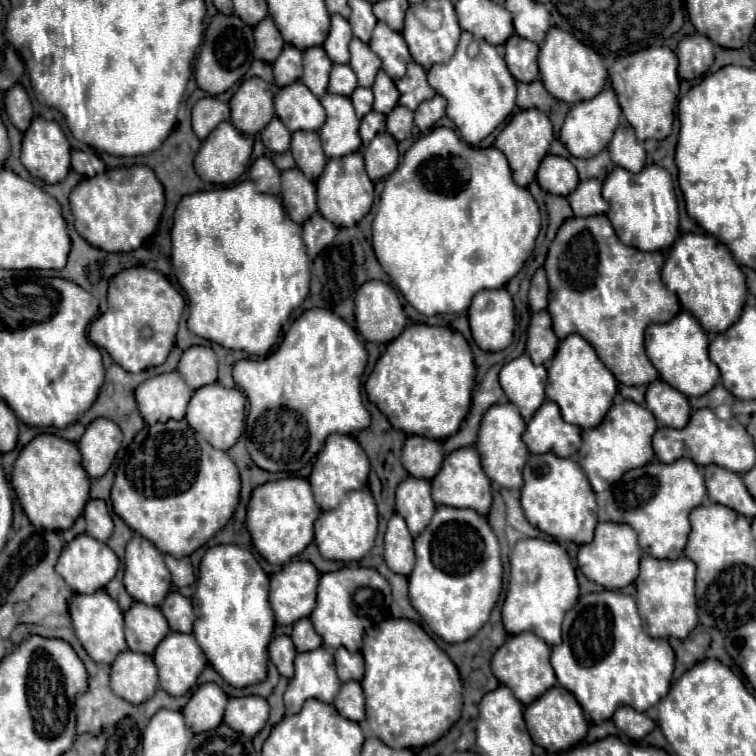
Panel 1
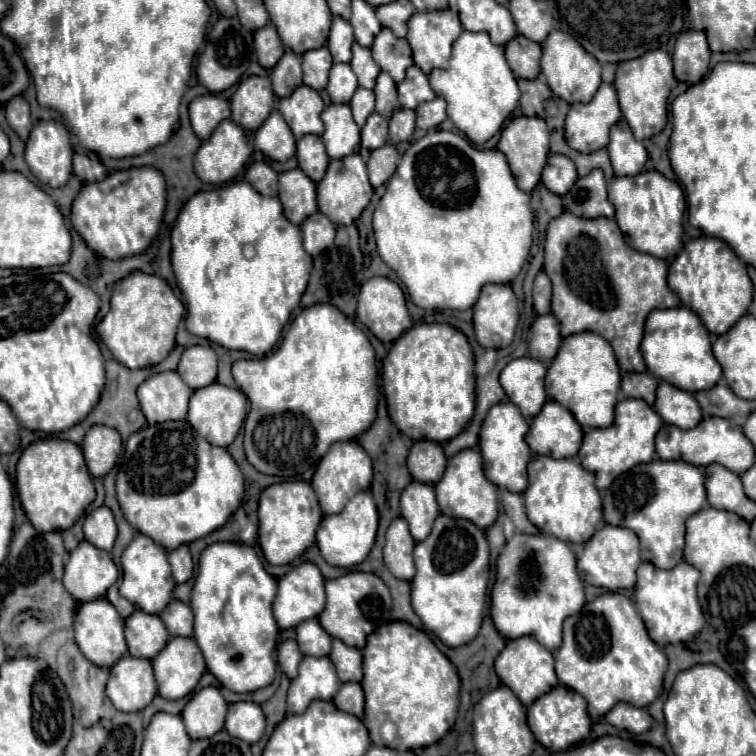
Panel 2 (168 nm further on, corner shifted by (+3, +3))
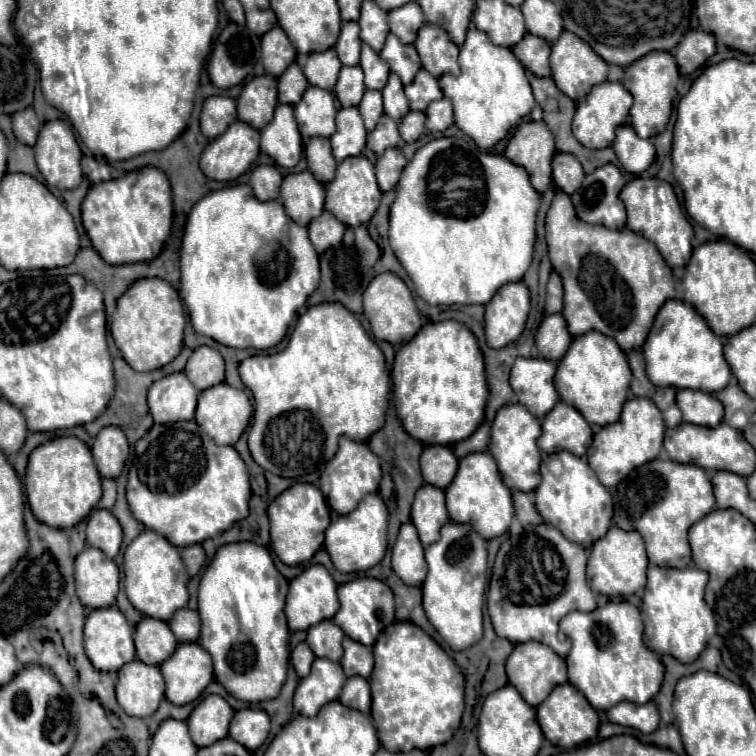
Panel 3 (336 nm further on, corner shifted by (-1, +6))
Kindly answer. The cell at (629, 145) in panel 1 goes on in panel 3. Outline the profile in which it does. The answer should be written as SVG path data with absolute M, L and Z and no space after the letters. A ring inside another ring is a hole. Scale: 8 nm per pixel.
M631 125L617 127L617 137L613 149L619 157L619 163L627 173L641 175L655 159L655 147L649 139L641 139L635 135Z

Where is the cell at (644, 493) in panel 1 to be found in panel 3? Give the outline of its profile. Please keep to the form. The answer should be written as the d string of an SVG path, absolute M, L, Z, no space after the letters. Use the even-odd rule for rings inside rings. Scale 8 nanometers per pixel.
M655 459L637 467L615 489L615 523L625 531L637 531L647 547L649 563L685 569L691 565L687 531L703 515L715 509L713 487L707 471L695 465Z

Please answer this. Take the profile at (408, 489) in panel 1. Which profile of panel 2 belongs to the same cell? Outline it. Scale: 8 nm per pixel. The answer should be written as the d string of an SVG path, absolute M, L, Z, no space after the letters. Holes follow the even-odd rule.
M411 482L401 494L401 516L409 524L415 542L421 542L431 532L433 520L439 516L435 490L425 482Z

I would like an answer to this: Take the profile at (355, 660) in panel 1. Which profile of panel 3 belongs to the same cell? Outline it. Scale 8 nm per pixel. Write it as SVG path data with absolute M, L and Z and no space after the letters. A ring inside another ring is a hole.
M345 637L343 639L343 649L345 649L345 655L341 659L341 665L343 665L345 675L347 677L359 675L359 677L369 679L369 675L373 671L373 653L371 653L371 647Z

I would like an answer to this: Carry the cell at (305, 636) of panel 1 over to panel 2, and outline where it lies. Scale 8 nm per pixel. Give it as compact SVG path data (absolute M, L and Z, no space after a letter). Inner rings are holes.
M315 618L303 620L295 630L297 630L295 640L305 656L327 656L331 652L333 638L321 628L321 624Z

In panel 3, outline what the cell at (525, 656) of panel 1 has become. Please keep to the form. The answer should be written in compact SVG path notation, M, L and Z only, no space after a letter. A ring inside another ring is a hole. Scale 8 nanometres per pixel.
M527 641L527 643L515 645L513 653L509 655L507 677L509 677L509 683L523 695L523 699L529 705L537 707L539 703L543 703L543 699L547 699L547 695L555 685L567 683L567 667L565 667L565 661L555 651L551 651L551 647L537 641Z

